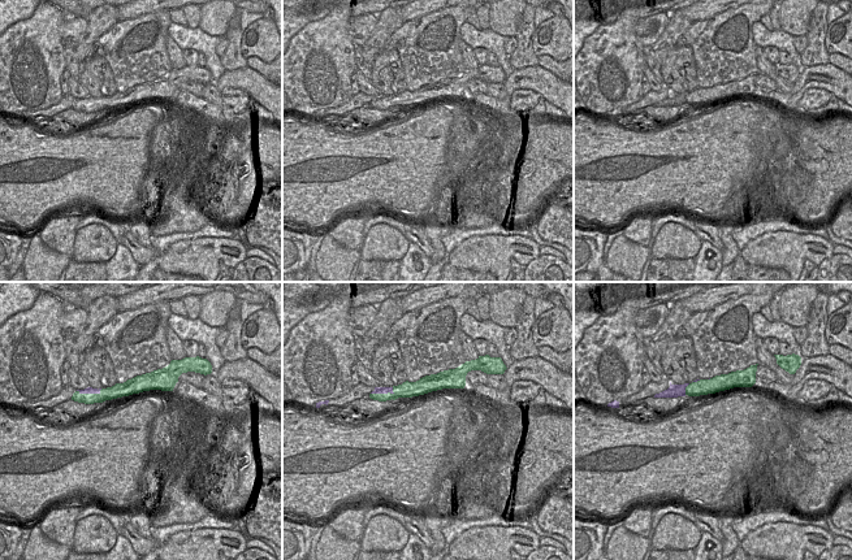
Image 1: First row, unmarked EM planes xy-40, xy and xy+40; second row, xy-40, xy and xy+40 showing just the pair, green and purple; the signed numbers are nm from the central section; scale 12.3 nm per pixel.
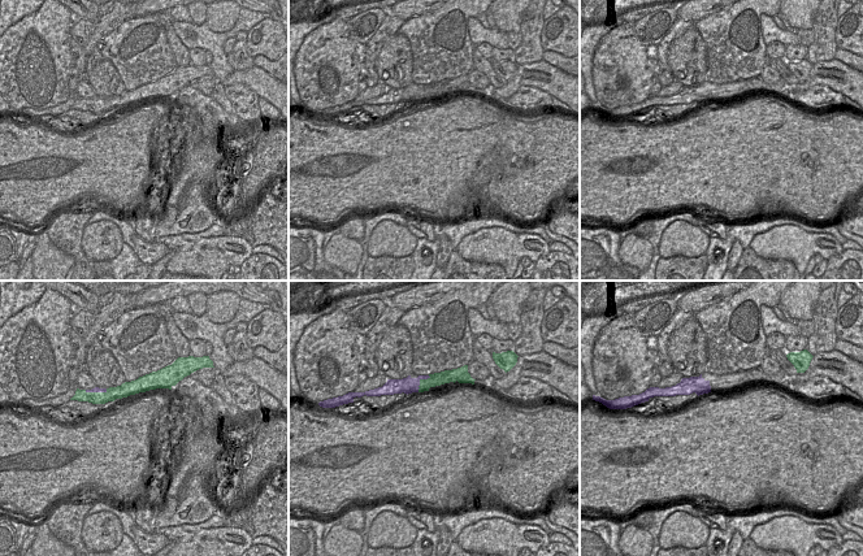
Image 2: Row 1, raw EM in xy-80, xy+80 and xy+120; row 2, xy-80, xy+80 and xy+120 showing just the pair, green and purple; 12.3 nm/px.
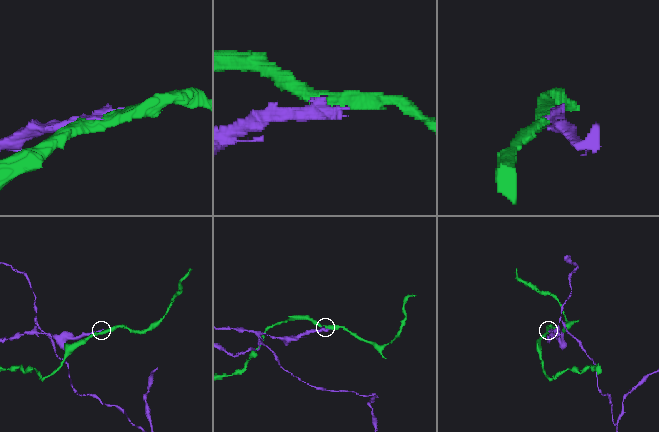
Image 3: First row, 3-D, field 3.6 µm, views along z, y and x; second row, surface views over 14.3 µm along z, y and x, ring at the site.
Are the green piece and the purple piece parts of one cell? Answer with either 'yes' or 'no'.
no

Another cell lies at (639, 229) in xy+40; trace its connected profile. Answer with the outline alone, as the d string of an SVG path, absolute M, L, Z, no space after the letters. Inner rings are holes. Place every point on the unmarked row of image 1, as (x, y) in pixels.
M636 216L623 227L623 235L633 243L648 247L652 238L652 217Z

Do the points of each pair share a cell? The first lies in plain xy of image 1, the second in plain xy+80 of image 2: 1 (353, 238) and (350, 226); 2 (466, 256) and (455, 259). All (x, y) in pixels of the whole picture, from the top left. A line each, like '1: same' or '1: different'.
1: same
2: different

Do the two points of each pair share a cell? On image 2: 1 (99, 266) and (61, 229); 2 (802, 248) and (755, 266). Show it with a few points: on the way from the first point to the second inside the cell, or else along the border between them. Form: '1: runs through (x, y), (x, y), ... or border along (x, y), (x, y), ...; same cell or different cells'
1: runs through (87, 263), (68, 240); same cell
2: border along (749, 247), (762, 257), (786, 259), (796, 266); different cells

